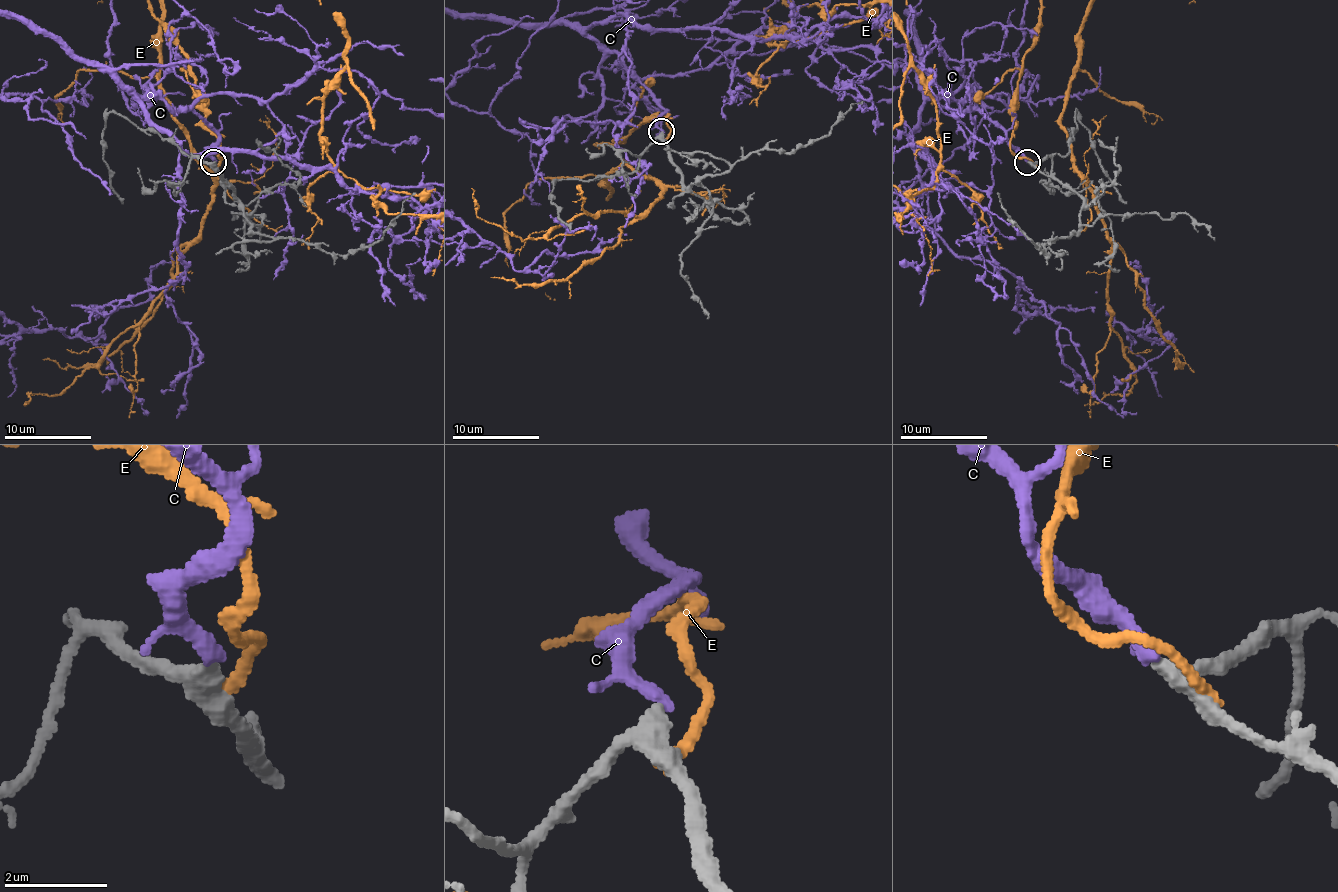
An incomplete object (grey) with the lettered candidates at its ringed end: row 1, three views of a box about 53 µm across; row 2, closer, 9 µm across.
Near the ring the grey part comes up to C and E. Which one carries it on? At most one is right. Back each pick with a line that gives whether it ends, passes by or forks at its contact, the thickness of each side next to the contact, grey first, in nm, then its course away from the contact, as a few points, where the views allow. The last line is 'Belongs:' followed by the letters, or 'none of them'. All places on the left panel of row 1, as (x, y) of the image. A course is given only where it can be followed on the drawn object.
C: It ends there. Thickness 320 nm (grey) against 280 nm
Belongs: C

